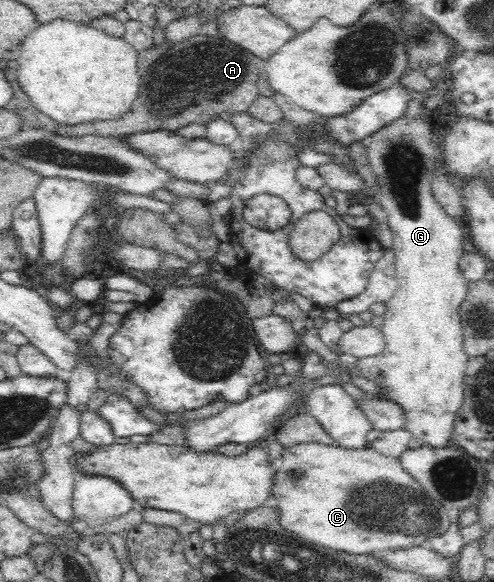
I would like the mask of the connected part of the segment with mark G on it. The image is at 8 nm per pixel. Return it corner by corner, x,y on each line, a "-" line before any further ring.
422,112
414,118
401,116
397,118
397,120
392,120
389,124
385,124
381,130
377,130
375,134
369,136
367,139
367,159
371,166
371,170
373,170
373,174
375,174
375,184
380,189
381,205
388,216
389,227
393,230
392,249
396,258
394,276
398,282
398,287
396,288
395,294
393,294
393,298
391,298
391,300
387,300
387,311
383,316
384,323
380,328
383,338
385,339
384,349
375,356
360,358
355,363
354,368
356,368
359,376
367,378
367,380
371,380
371,382
375,382
375,384
379,386
380,392
378,397
390,400
402,408
406,420
404,429
407,432
410,432
413,439
421,440
425,447
439,449
452,445
452,434
457,418
457,412
459,408
461,408
464,400
464,376
466,364
470,358
462,347
465,336
462,331
461,316
459,315
459,308
461,308
461,304
463,304
463,302
465,302
465,298
467,298
468,289
468,280
461,274
459,268
459,259
464,253
462,241
468,237
468,231
463,221
447,215
445,211
441,209
441,206
435,202
433,195
431,195
431,179
435,176
436,162
438,161
437,158
438,155
441,154
441,148
435,145
431,140
431,137
433,136
432,123
430,116
422,114

